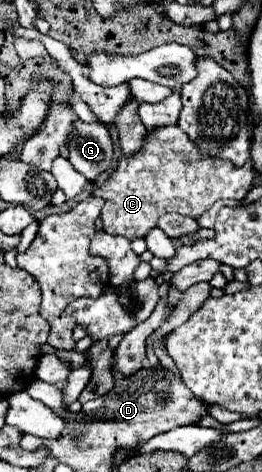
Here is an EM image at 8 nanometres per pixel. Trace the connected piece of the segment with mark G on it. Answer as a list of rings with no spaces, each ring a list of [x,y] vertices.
[[[74,122],[72,134],[68,134],[70,162],[88,180],[96,180],[112,166],[112,140],[106,126]]]

